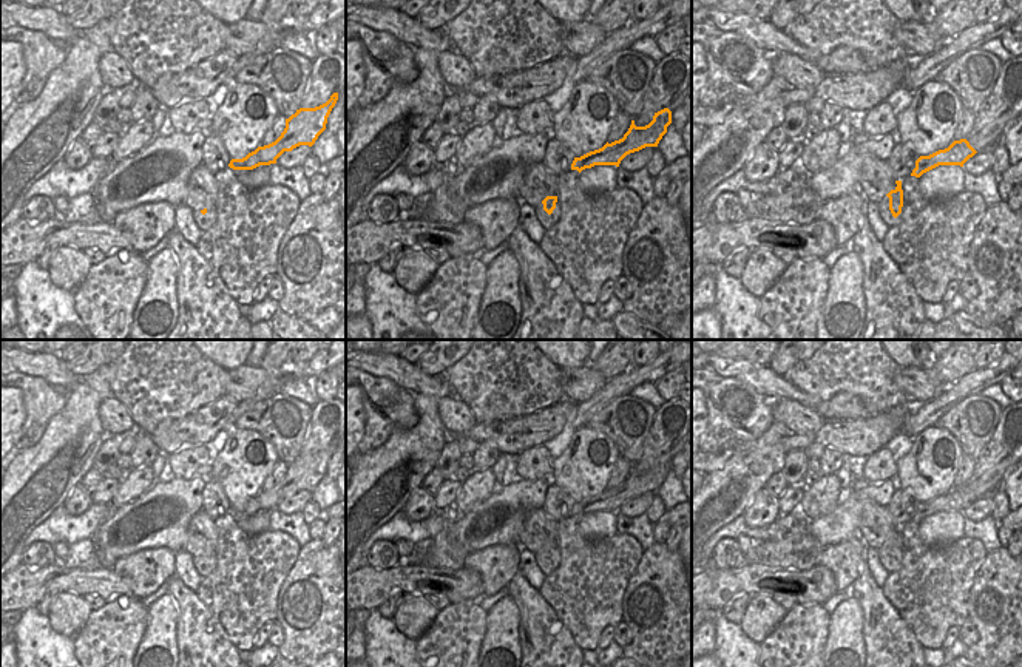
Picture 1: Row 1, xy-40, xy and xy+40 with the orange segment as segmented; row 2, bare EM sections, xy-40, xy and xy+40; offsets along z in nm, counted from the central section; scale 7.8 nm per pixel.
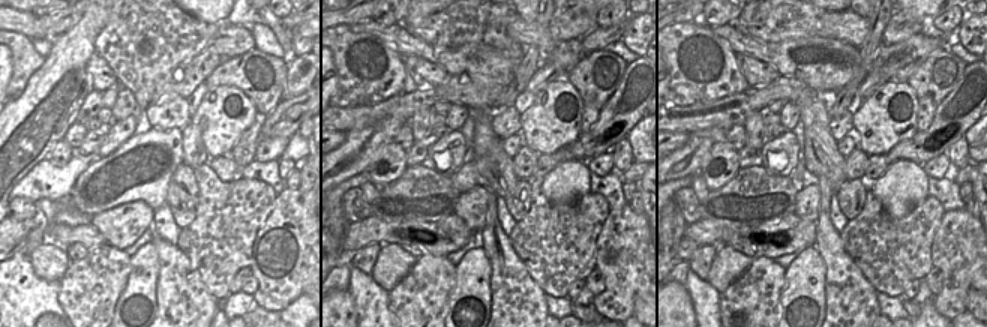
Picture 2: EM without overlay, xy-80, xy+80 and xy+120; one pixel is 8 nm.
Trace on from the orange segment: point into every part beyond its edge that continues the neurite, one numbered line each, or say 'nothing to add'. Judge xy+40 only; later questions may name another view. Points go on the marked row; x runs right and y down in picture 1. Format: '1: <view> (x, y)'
nothing to add

